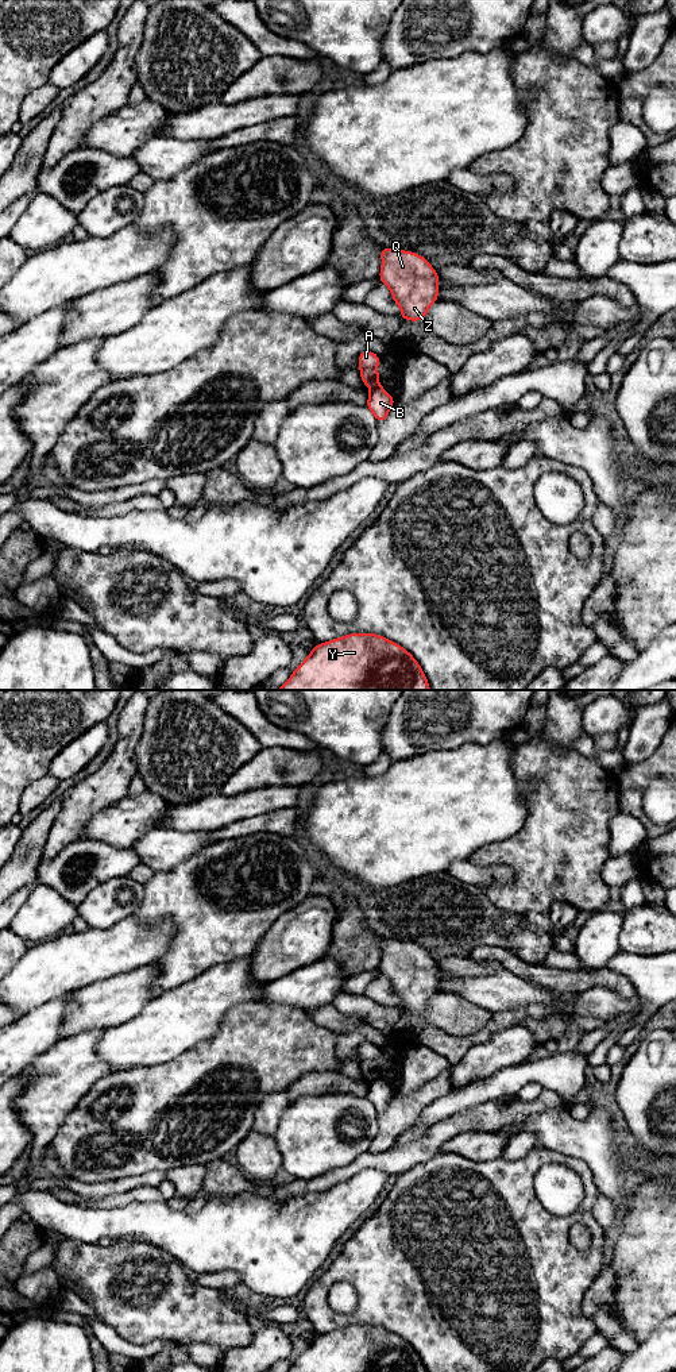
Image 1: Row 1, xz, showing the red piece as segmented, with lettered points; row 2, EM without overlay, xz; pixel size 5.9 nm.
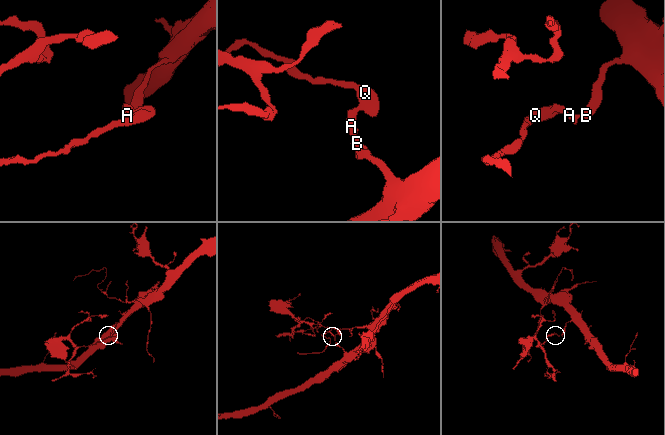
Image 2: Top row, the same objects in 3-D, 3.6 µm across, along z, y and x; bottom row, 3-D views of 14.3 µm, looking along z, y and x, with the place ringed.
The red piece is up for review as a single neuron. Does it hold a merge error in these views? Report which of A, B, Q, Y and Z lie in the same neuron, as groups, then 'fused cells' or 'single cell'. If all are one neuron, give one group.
groups A Q Z / B Y; fused cells

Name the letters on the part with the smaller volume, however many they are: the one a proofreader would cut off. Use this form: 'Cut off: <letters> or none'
Cut off: A, Q, Z

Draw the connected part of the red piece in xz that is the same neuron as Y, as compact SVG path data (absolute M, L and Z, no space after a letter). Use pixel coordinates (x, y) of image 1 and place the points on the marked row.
M376 633L318 643L277 690L430 690L414 656Z

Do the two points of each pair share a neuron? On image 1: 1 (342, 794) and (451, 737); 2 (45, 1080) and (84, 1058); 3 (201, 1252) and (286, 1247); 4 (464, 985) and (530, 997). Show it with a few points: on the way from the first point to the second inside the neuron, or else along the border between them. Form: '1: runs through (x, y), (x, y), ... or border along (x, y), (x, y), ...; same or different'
1: border along (448, 748), (412, 755), (393, 762); different
2: runs through (54, 1080), (74, 1066); same
3: runs through (223, 1247), (265, 1247); same
4: runs through (481, 990), (514, 993); same

